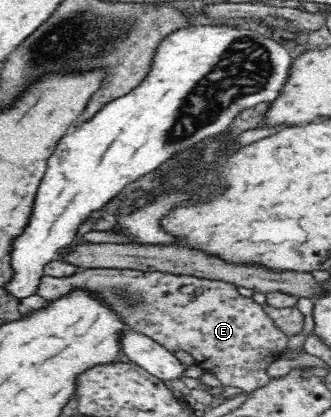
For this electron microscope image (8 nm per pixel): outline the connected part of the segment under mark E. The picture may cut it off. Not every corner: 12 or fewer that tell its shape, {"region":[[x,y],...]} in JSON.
{"region":[[131,269],[44,275],[223,387],[271,379],[289,336],[233,283]]}

